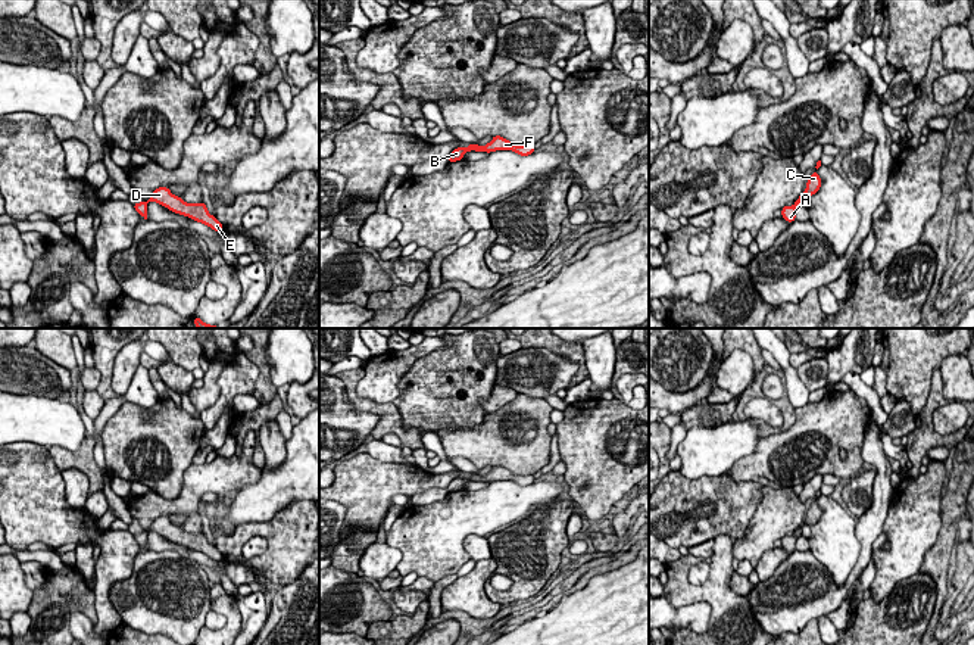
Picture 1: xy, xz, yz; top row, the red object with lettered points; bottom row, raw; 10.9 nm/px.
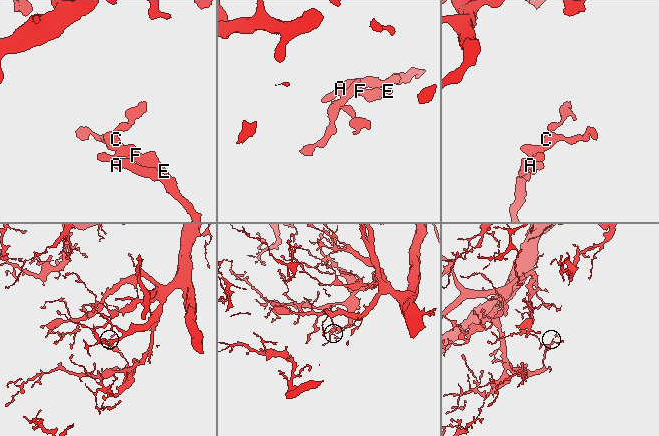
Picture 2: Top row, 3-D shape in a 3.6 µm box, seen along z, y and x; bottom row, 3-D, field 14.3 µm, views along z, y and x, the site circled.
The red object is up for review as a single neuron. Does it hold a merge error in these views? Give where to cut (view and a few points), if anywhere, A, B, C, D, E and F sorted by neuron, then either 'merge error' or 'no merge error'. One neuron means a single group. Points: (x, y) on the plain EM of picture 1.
no cut | A B C D E F | no merge error

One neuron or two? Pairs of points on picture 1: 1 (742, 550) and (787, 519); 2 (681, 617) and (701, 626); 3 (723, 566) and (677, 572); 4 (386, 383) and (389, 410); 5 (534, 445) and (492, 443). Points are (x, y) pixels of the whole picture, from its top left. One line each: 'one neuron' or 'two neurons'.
1: one neuron
2: one neuron
3: one neuron
4: two neurons
5: one neuron

